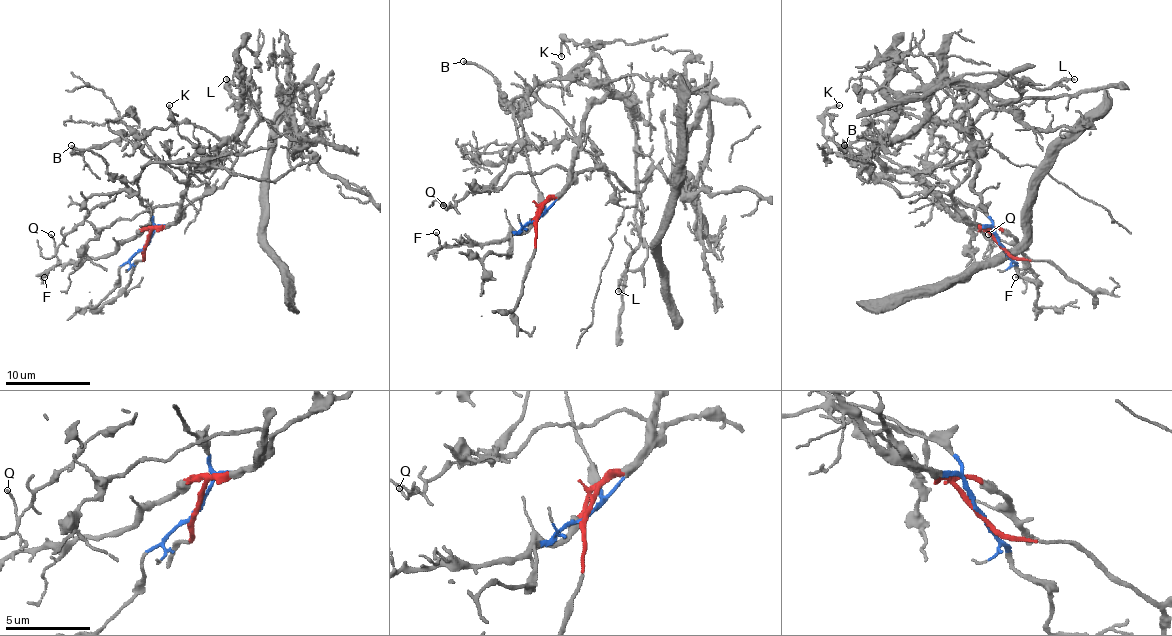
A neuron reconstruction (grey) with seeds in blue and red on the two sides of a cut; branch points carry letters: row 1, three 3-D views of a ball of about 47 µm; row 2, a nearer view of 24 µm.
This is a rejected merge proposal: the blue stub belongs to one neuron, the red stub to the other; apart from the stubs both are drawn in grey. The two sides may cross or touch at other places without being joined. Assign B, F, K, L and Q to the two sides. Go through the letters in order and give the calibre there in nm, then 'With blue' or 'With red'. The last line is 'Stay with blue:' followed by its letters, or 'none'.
B: Thickness 200 nm. With blue
F: Thickness 120 nm. With red
K: Thickness 170 nm. With red
L: Thickness 170 nm. With red
Q: Thickness 110 nm. With red
Stay with blue: B

